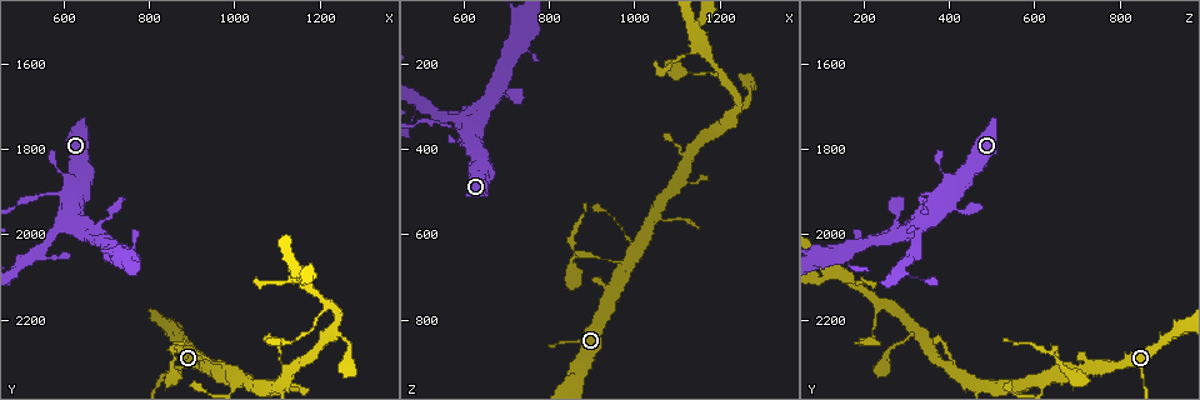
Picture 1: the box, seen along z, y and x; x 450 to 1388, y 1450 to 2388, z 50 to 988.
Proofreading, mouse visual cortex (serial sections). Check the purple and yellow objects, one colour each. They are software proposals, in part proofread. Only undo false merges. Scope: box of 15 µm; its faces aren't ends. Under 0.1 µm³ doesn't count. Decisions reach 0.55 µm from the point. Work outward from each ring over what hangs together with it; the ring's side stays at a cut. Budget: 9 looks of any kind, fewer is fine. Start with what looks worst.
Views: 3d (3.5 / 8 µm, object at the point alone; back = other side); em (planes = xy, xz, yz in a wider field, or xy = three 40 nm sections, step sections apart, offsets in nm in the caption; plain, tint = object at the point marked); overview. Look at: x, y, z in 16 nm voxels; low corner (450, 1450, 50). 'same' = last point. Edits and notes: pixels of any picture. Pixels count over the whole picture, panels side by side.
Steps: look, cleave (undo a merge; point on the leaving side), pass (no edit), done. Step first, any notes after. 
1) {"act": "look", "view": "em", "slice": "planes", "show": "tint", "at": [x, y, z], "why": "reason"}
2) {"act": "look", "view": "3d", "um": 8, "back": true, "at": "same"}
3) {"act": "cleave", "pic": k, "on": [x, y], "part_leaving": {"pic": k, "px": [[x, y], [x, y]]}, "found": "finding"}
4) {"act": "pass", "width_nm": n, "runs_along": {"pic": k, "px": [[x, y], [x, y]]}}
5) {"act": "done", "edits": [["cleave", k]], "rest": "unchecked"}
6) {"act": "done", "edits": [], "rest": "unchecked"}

{"act": "look", "view": "3d", "um": 3.5, "at": [975, 2310, 665], "why": "small branch off a trunk"}

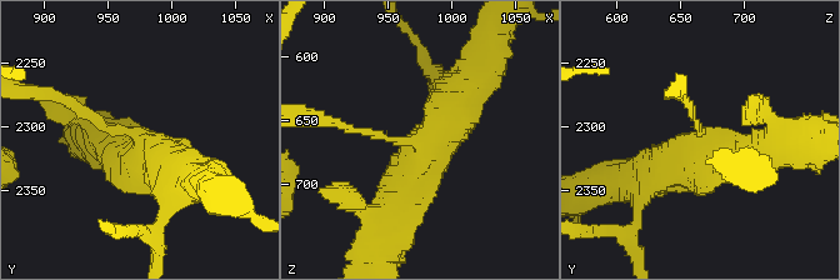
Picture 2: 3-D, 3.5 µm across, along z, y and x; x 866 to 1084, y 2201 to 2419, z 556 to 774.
{"act": "look", "view": "em", "slice": "xy", "step": 1, "show": "tint", "at": [972, 2304, 666], "arms": 3, "arm_widths_nm": [100, 500, 500], "why": "need the tissue"}

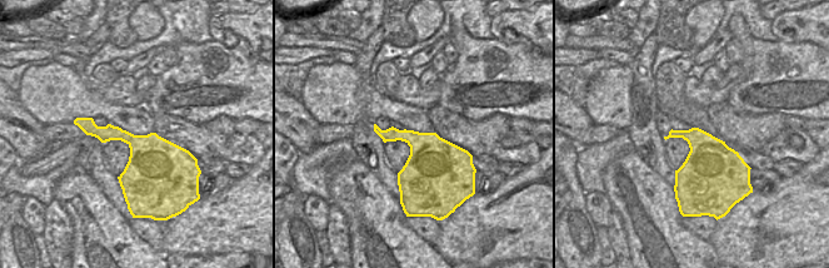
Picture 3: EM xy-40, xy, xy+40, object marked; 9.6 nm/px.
{"act": "look", "view": "em", "slice": "xy", "step": 5, "show": "tint", "at": "same", "why": "another direction"}

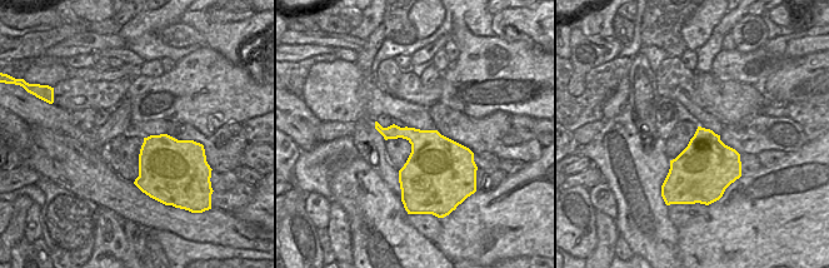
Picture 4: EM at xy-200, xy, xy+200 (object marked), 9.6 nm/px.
{"act": "cleave", "pic": 2, "on": [368, 131], "width_nm": 420, "border": {"pic": 4, "px": [[403, 128], [409, 134], [409, 140]]}, "found": "a second cell is stuck on"}

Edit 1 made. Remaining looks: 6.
{"act": "look", "view": "overview"}

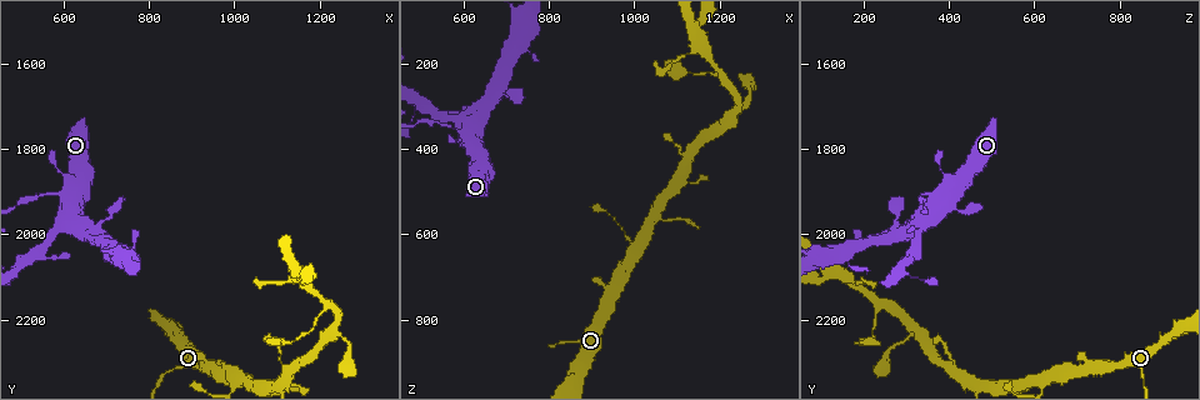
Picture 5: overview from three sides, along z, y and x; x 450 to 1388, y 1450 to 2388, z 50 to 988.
{"act": "look", "view": "3d", "um": 3.5, "at": [615, 1925, 385], "why": "abrupt turn"}

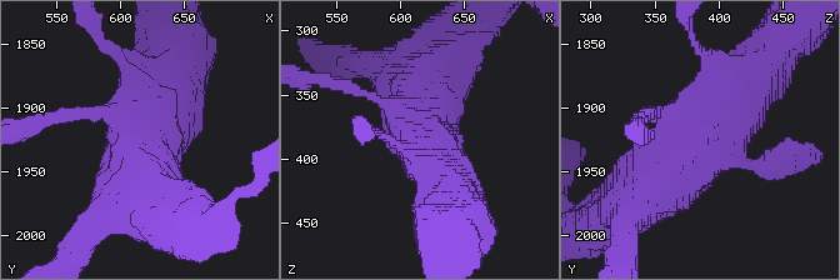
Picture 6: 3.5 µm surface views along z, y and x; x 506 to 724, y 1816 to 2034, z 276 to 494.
{"act": "look", "view": "em", "slice": "xy", "step": 1, "show": "plain", "at": [616, 1926, 382]}

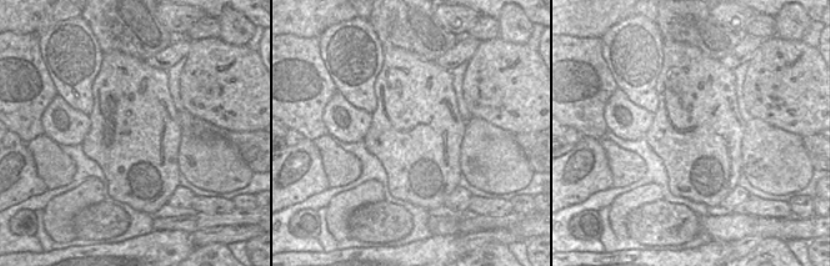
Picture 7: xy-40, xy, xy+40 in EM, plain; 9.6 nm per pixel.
{"act": "look", "view": "em", "slice": "xy", "step": 1, "show": "tint", "at": "same"}

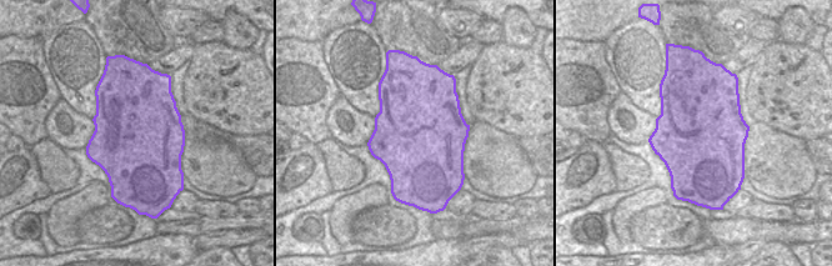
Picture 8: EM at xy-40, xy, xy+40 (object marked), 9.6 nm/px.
{"act": "pass", "runs_along": {"pic": 6, "px": [[761, 60], [740, 90], [653, 183]]}, "found": "all the same cell"}

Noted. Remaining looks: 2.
{"act": "done", "edits": [["cleave", 2]], "rest": "unchecked"}

